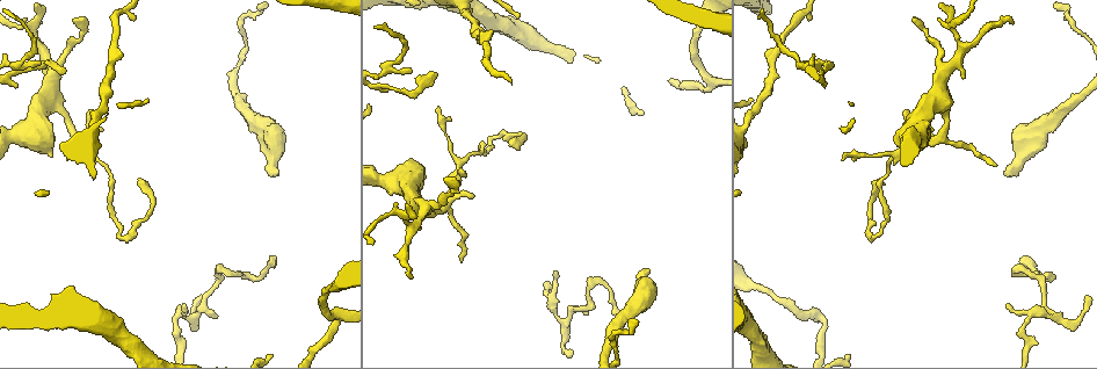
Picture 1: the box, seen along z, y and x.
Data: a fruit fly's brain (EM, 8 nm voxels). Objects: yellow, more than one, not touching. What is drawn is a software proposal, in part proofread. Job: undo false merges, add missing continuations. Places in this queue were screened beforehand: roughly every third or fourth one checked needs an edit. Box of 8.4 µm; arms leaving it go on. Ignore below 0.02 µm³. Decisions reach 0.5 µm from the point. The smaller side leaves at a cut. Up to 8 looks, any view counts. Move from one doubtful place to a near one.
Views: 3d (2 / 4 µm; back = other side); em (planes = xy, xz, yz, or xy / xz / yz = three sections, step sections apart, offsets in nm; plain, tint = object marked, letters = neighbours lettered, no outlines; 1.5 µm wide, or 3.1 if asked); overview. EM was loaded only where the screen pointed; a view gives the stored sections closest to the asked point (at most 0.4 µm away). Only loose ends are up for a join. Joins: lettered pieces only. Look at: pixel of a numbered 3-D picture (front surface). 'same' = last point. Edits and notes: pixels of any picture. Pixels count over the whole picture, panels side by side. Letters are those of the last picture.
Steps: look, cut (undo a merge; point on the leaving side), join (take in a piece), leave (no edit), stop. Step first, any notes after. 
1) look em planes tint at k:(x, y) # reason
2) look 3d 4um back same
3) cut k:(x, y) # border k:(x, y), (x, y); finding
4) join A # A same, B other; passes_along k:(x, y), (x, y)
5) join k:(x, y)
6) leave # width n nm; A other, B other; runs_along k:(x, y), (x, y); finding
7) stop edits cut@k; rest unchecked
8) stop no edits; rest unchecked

look em planes letters at 1:(389, 85) # a narrow waist

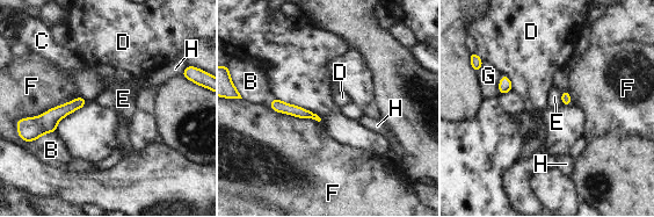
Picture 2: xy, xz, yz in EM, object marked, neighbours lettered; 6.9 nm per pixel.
leave # B other, C other, D other, E other, F other, G other, H other; border 2:(560, 92), (562, 105); all the same neuron

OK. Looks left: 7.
look 3d 4um at 1:(460, 260) # free end

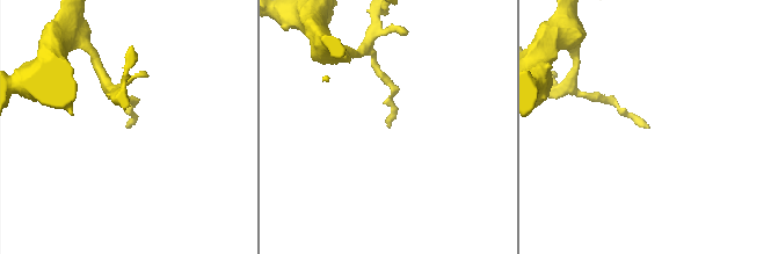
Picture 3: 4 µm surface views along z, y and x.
look em xy step 8 letters at 3:(648, 128)

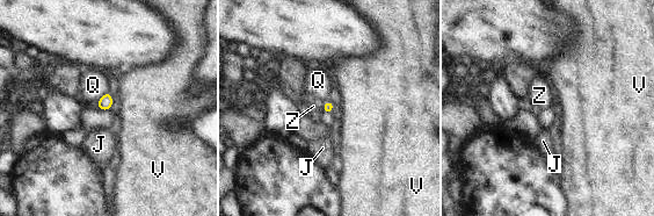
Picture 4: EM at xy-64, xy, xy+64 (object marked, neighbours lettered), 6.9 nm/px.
leave # width 70 nm; J other, Q other, V other, Z other; border 4:(329, 100), (321, 109); no lettered piece goes on from it

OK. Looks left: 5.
look em planes letters at 1:(273, 172) # an open end

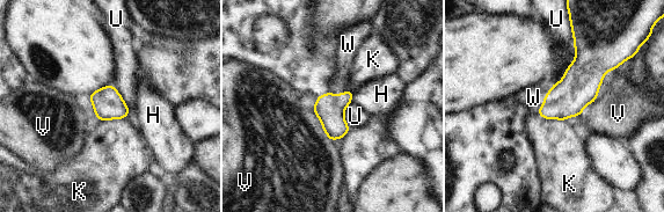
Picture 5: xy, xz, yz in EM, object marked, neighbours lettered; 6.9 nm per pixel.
join W # longest_contact V 280 nm; H other, K other, U other, V other, W same; passes_along 5:(578, 87), (545, 97), (533, 97); the neuron continues

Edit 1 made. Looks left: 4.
look 3d 2um at 1:(183, 305) # tapers out

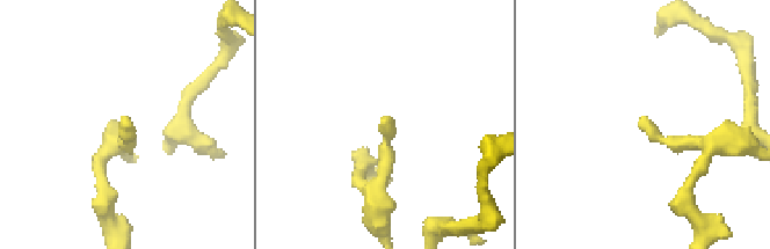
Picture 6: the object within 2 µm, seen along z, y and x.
look em yz step 4 letters at 6:(644, 117)

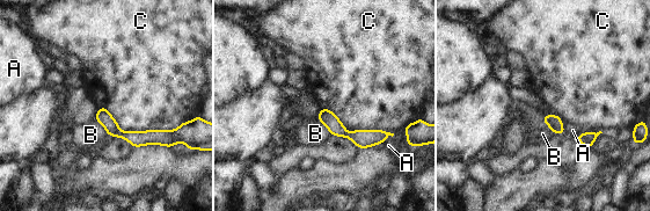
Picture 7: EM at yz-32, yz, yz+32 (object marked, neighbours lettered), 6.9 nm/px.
leave # longest_contact C 600 nm; A other, B other, C other; border 7:(100, 106), (123, 131), (181, 124); no lettered piece goes on from it

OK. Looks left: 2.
stop edits join@5; rest unchecked

